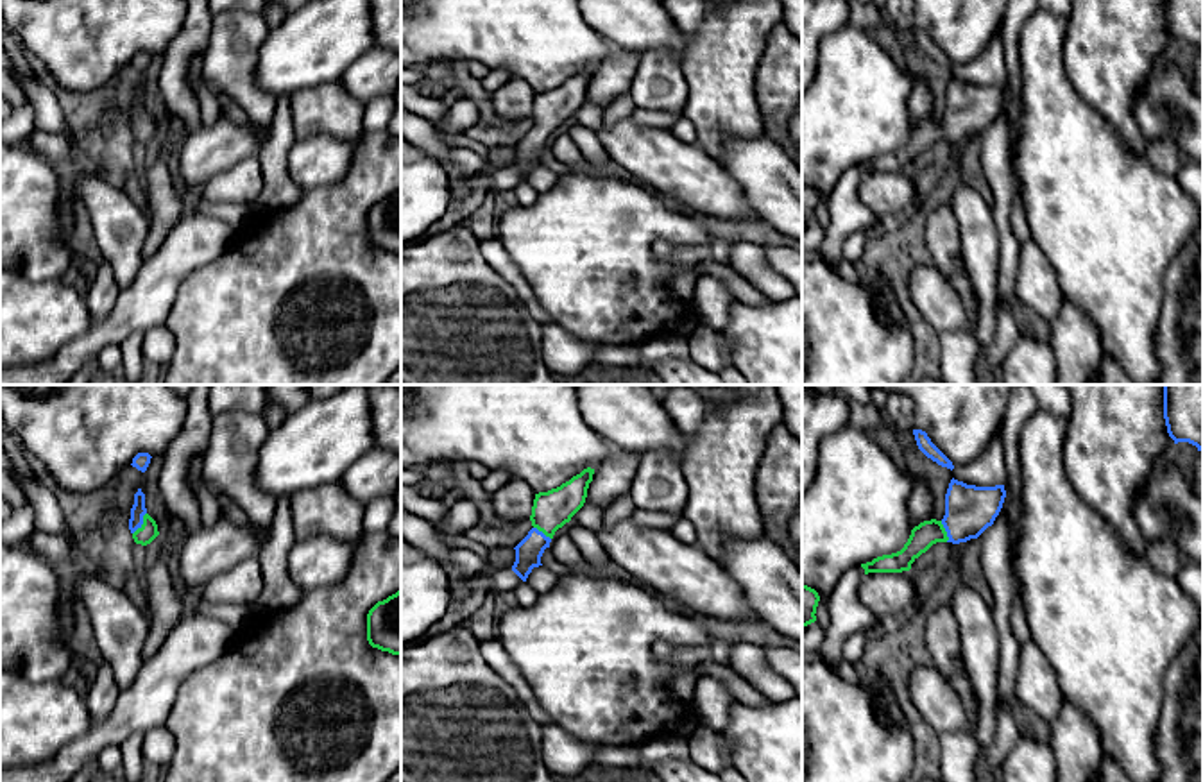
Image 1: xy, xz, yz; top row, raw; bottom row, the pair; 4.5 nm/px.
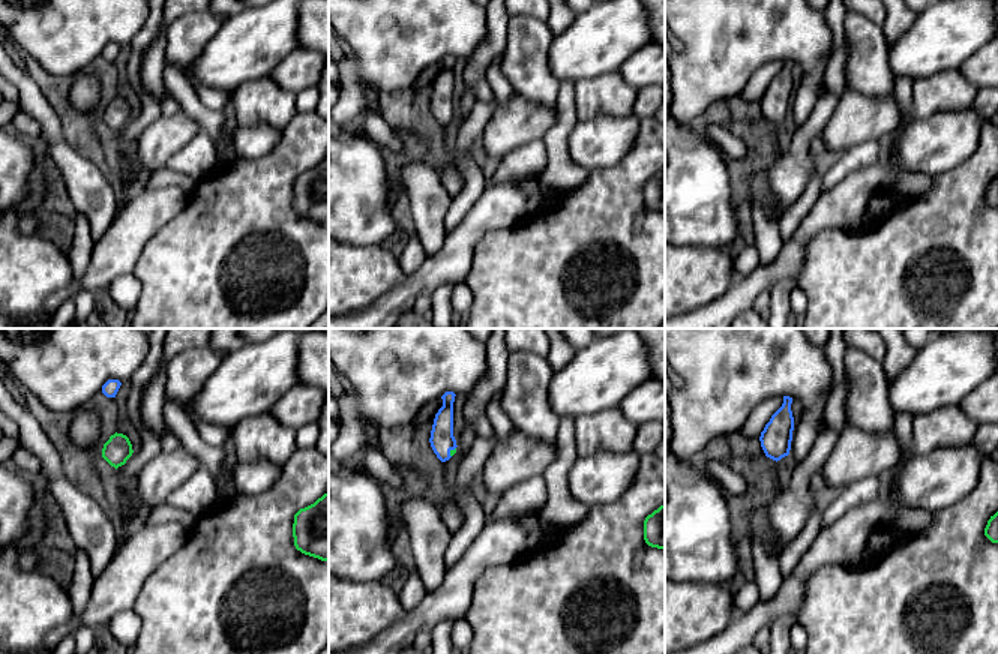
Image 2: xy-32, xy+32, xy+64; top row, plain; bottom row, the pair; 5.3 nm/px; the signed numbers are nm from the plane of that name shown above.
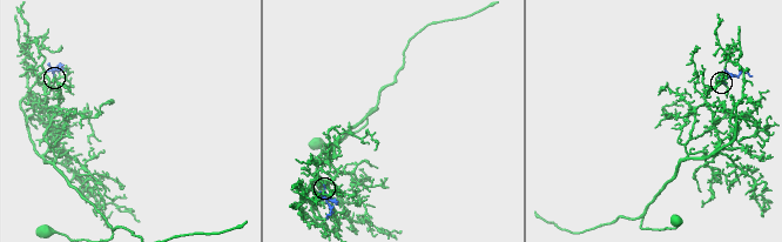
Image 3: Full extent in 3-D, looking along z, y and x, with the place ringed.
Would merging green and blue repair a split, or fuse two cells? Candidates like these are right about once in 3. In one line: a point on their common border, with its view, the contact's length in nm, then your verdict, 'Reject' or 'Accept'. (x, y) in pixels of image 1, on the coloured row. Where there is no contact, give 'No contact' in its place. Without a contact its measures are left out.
Touches green at xy (144, 523). Shared border 120 nm. Accept

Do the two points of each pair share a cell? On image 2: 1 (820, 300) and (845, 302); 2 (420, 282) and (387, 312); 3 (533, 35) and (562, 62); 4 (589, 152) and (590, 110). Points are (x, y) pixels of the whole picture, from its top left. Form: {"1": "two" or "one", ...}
{"1": "one", "2": "one", "3": "two", "4": "two"}

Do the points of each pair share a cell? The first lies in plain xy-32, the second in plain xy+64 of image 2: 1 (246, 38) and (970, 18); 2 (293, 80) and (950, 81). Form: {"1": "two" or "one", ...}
{"1": "one", "2": "two"}

